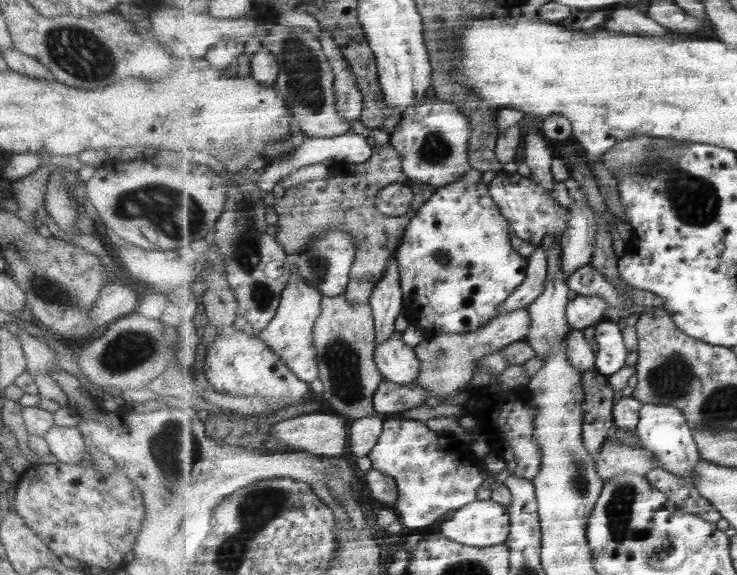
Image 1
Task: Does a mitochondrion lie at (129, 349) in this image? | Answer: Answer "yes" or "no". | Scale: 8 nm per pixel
yes

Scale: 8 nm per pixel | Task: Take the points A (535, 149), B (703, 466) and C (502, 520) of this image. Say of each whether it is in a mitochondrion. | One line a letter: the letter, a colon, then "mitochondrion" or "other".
A: other
B: other
C: other

